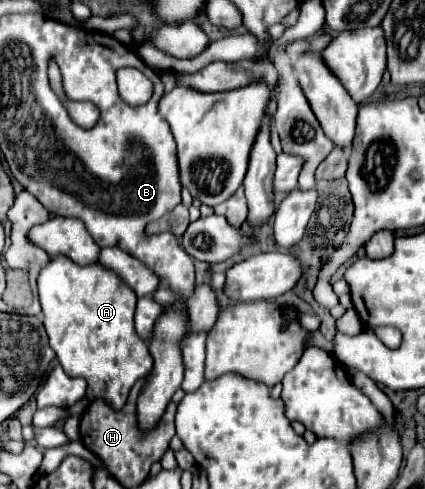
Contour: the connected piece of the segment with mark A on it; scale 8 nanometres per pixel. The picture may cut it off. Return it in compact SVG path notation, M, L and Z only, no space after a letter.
M51 256L49 262L39 270L37 276L39 300L43 306L43 324L49 334L49 344L57 352L57 358L71 378L87 380L87 400L103 398L115 410L123 408L129 396L129 390L139 378L145 378L153 368L153 358L147 344L135 334L133 312L137 304L135 292L109 268L99 262L89 266L79 266L67 256Z

